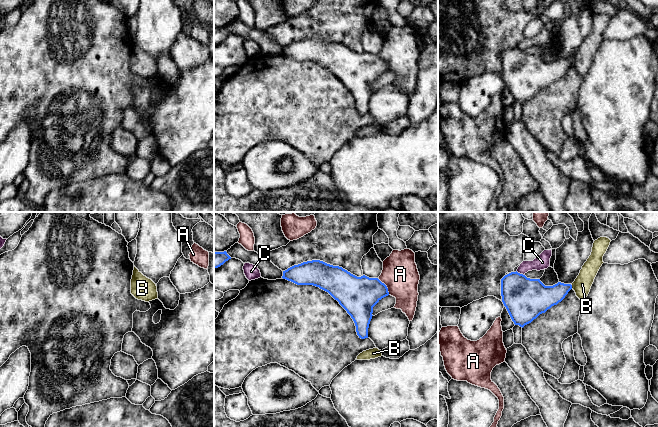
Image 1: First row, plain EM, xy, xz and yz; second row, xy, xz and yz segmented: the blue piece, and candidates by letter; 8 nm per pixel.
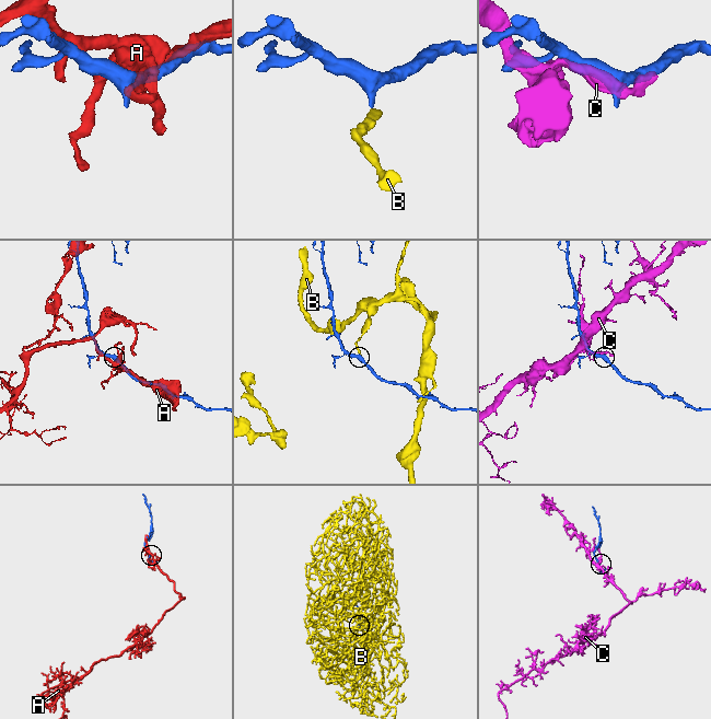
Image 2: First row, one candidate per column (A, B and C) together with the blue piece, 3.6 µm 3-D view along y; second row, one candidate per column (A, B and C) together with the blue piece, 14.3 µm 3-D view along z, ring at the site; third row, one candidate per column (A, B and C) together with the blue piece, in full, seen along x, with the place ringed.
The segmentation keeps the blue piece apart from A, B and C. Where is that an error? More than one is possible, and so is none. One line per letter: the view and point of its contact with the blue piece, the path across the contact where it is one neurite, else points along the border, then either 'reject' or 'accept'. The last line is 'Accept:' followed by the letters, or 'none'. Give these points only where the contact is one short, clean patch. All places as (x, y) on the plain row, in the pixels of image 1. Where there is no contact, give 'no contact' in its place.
A: contact xz (386, 62); reject
B: contact yz (571, 63); border yz (571, 61), (572, 64); reject
C: contact yz (519, 49); reject
Accept: none

